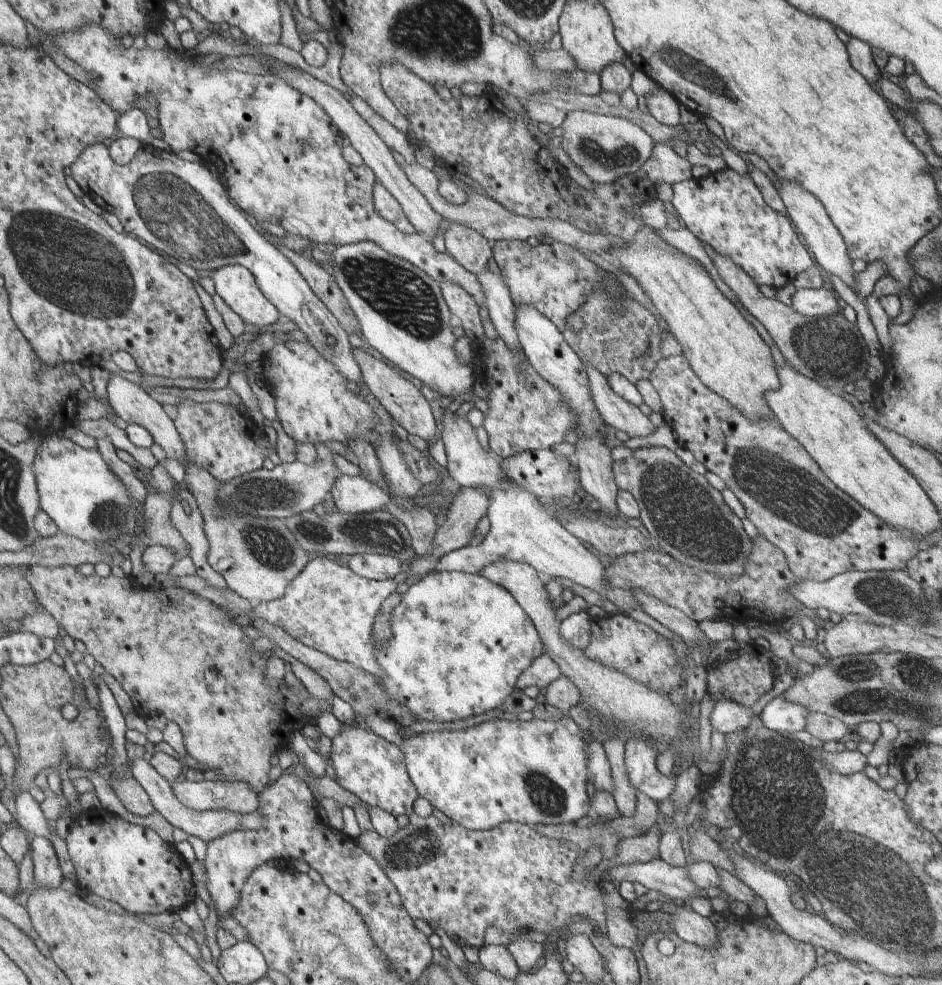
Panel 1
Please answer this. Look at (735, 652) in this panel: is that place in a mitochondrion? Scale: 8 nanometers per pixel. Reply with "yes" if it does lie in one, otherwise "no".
no

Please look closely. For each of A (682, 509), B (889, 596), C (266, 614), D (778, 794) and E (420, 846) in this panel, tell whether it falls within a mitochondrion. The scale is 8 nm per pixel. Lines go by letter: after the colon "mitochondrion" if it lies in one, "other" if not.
A: mitochondrion
B: mitochondrion
C: other
D: mitochondrion
E: mitochondrion

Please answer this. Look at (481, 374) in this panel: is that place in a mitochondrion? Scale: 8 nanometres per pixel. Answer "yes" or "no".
no

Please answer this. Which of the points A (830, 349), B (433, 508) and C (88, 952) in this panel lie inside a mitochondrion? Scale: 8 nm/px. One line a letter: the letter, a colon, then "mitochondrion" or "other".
A: mitochondrion
B: other
C: mitochondrion

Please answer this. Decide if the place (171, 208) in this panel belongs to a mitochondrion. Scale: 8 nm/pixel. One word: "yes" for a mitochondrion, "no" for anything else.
yes

